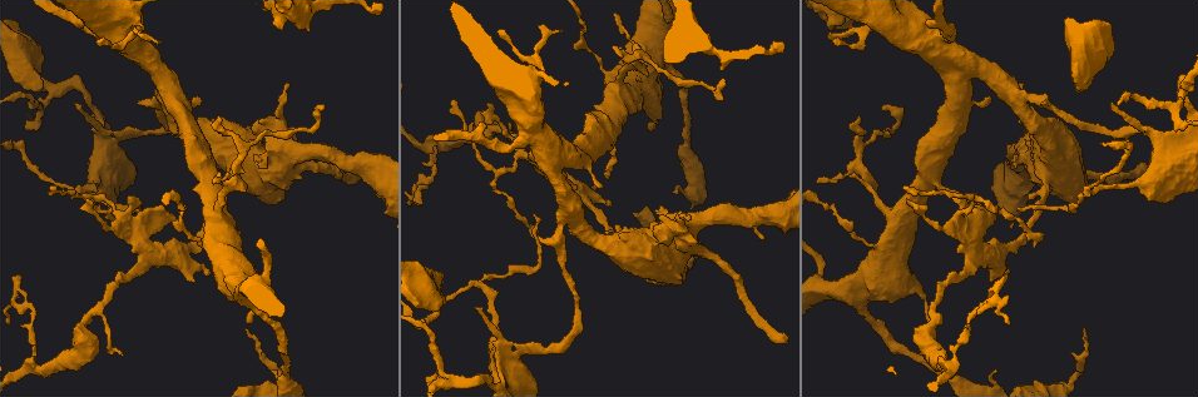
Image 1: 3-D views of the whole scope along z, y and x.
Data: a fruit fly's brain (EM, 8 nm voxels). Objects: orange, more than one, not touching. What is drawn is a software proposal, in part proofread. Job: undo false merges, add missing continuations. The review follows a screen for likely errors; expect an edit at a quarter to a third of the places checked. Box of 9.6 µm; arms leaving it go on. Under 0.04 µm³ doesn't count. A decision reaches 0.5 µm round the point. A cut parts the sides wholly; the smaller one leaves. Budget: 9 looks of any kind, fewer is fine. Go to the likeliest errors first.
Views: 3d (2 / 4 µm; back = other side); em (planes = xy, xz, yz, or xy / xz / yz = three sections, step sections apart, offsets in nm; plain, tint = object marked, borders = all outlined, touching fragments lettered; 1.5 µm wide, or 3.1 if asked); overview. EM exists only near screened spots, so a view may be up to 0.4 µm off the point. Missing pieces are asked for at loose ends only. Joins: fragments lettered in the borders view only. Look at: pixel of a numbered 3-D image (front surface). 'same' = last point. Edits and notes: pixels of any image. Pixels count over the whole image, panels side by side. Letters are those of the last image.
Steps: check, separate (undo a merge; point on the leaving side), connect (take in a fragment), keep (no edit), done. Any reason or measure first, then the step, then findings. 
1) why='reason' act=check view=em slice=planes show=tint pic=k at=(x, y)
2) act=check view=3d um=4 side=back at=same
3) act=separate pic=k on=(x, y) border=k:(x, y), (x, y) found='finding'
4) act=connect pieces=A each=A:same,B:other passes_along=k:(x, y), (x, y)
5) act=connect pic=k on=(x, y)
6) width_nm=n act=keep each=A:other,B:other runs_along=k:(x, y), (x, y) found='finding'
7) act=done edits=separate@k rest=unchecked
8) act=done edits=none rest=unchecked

why='free end' act=check view=3d um=4 pic=1 at=(648, 281)

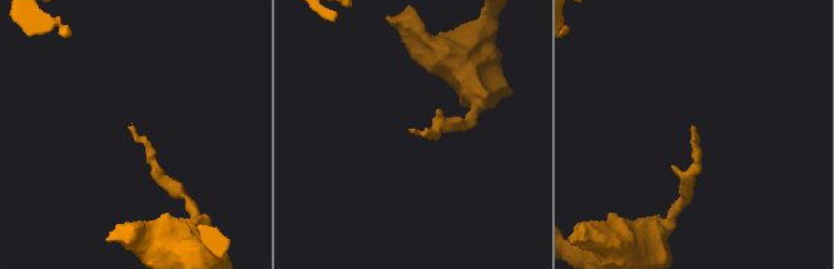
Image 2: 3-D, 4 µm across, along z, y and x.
act=check view=em slice=planes show=borders pic=2 at=(129, 126)

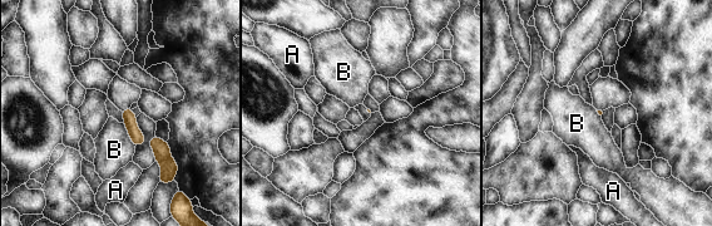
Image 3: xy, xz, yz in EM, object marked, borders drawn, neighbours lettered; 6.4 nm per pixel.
longest_contact=B:170nm act=keep each=A:other,B:other border=3:(123, 122), (129, 138), (136, 145) found='no lettered fragment goes on from it'

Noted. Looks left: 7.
act=check view=em slice=xy step=8 show=borders pic=1 at=(561, 31)

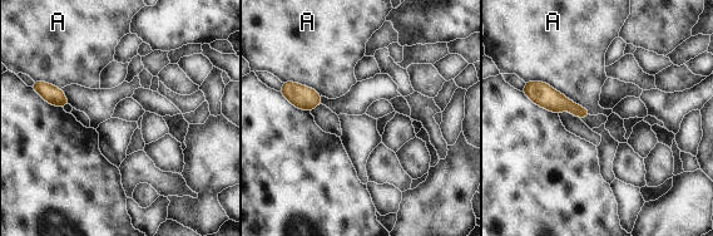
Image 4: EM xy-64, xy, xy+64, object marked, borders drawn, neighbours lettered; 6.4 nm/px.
act=check view=em slice=planes show=borders at=same

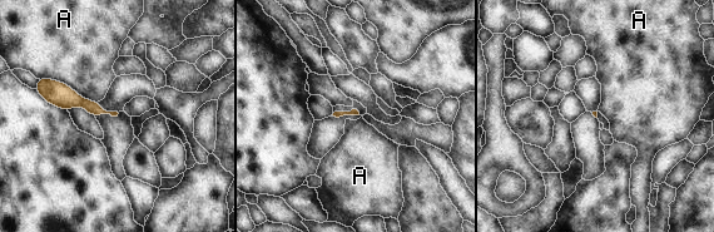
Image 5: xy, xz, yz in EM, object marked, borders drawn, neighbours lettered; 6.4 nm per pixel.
longest_contact=A:400nm act=keep each=A:other found='no lettered fragment goes on from it'

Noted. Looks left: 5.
why='thick end' act=check view=em slice=planes show=borders pic=1 at=(1078, 93)

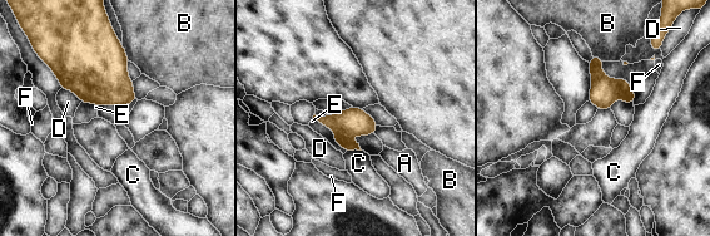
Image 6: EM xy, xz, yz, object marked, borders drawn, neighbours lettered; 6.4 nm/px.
act=keep each=A:other,B:other,C:other,D:other,E:other,F:other found='none of them fits'

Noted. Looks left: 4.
why='long arm stops here' act=check view=3d um=4 pic=1 at=(137, 211)

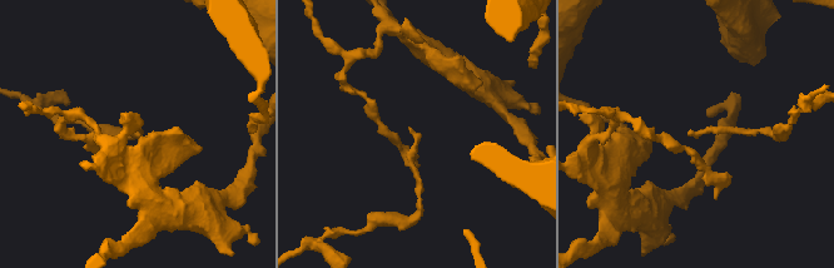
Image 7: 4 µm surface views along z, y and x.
why='now the EM' act=check view=em slice=planes show=plain pic=7 at=(132, 135)

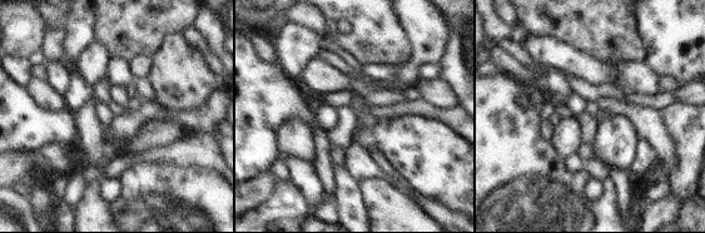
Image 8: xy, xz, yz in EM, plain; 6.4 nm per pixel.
act=check view=em slice=planes show=borders at=same

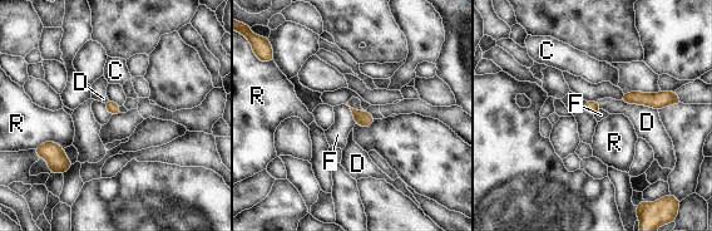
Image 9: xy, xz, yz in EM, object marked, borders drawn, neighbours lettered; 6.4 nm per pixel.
longest_contact=D:240nm act=keep each=C:other,D:other,F:other,R:other found='no lettered fragment goes on from it'

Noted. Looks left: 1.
act=done edits=none rest=unchecked

